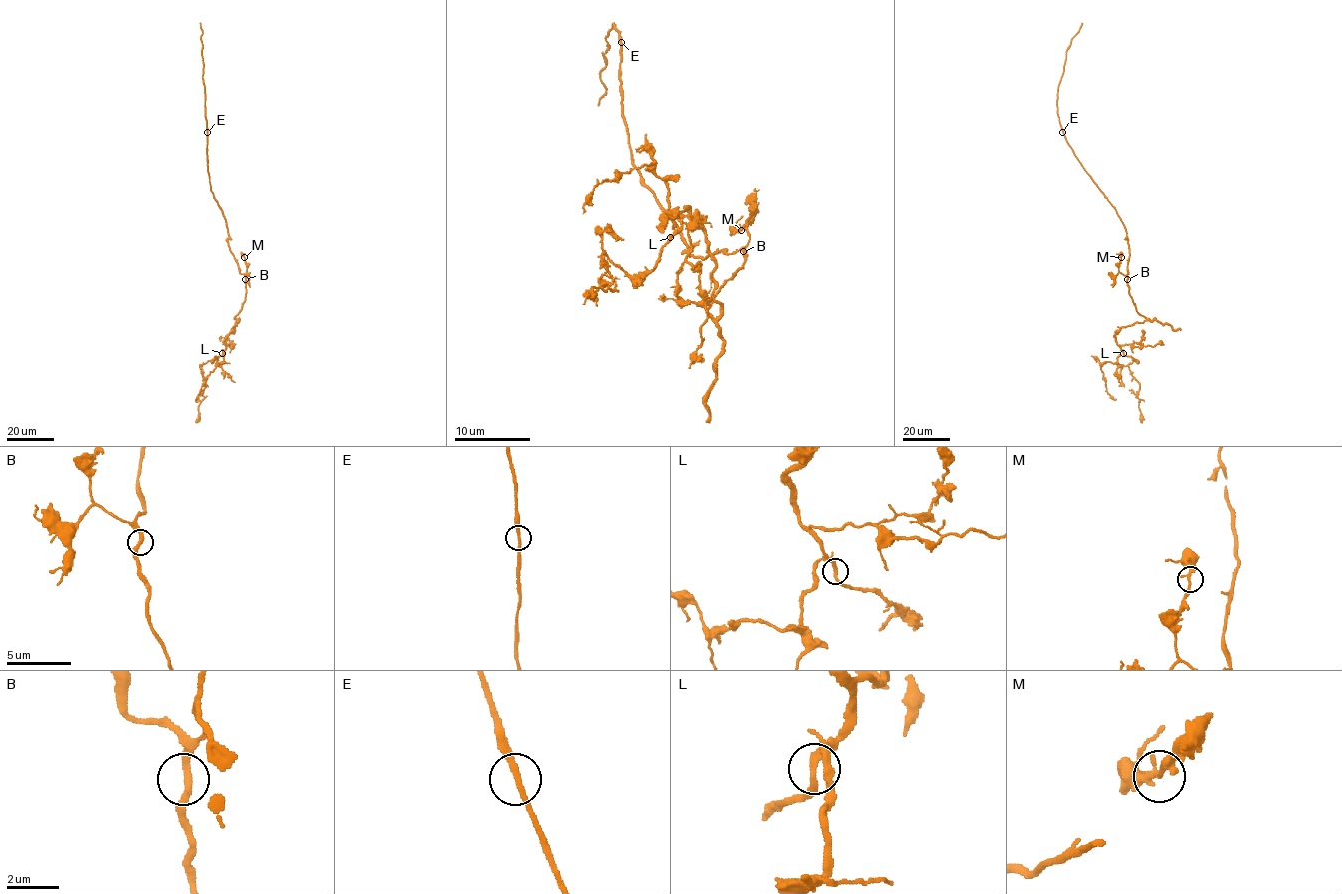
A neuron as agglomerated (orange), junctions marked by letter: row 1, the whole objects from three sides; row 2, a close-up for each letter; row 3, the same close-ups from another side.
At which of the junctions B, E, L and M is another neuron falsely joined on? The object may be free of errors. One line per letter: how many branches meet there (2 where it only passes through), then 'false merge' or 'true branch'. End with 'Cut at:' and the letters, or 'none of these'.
B: 2 | true branch
E: 2 | true branch
L: 2 | true branch
M: 2 | true branch
Cut at: none of these

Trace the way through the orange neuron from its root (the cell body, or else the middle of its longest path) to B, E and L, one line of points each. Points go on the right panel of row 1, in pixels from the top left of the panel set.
B: (1129, 247), (1127, 279)
E: (1129, 247), (1125, 226), (1116, 209), (1085, 170), (1062, 132)
L: (1129, 247), (1129, 295), (1136, 310), (1148, 319), (1123, 326), (1114, 335), (1123, 353)

